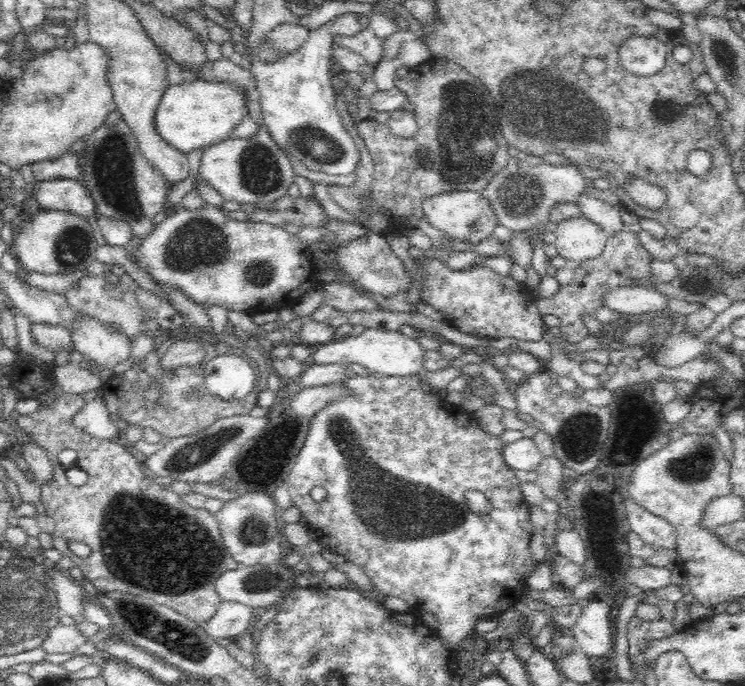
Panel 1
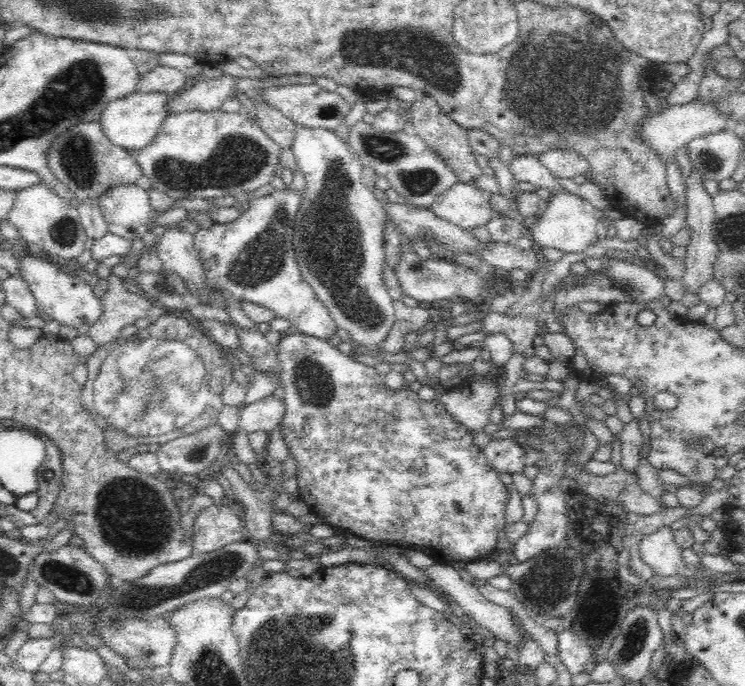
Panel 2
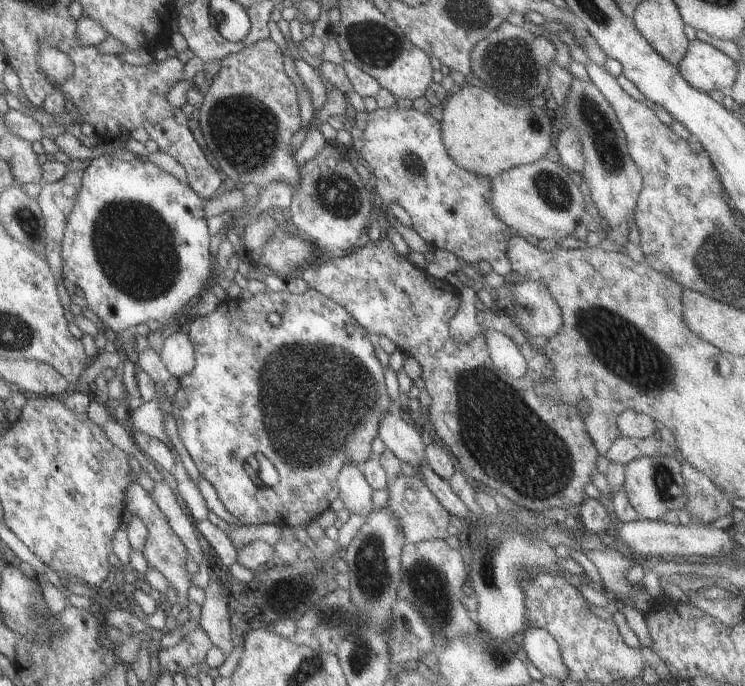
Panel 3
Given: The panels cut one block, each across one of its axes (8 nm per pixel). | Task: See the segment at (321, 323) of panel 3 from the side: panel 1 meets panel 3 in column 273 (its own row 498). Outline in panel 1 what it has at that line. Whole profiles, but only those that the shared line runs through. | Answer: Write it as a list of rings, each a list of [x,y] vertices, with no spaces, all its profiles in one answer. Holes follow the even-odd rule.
[[[373,374],[364,378],[354,375],[342,383],[348,386],[353,394],[342,401],[331,403],[314,416],[306,443],[285,481],[292,502],[300,509],[301,516],[323,547],[346,556],[352,564],[360,566],[384,598],[400,598],[411,607],[412,611],[423,609],[428,614],[433,614],[437,620],[437,637],[442,641],[444,648],[456,652],[460,649],[460,642],[475,630],[478,622],[498,617],[498,614],[521,602],[524,590],[528,587],[528,578],[538,570],[539,564],[549,562],[548,559],[538,561],[530,547],[534,526],[530,521],[529,506],[522,496],[520,484],[523,478],[512,473],[505,464],[503,459],[505,444],[502,440],[486,434],[472,414],[462,406],[449,404],[440,394],[424,393],[419,386],[418,376],[386,377]],[[316,486],[328,492],[321,502],[314,501],[310,495]],[[470,491],[480,492],[486,498],[484,505],[487,509],[484,507],[479,512],[472,510],[466,499],[466,492]]]

